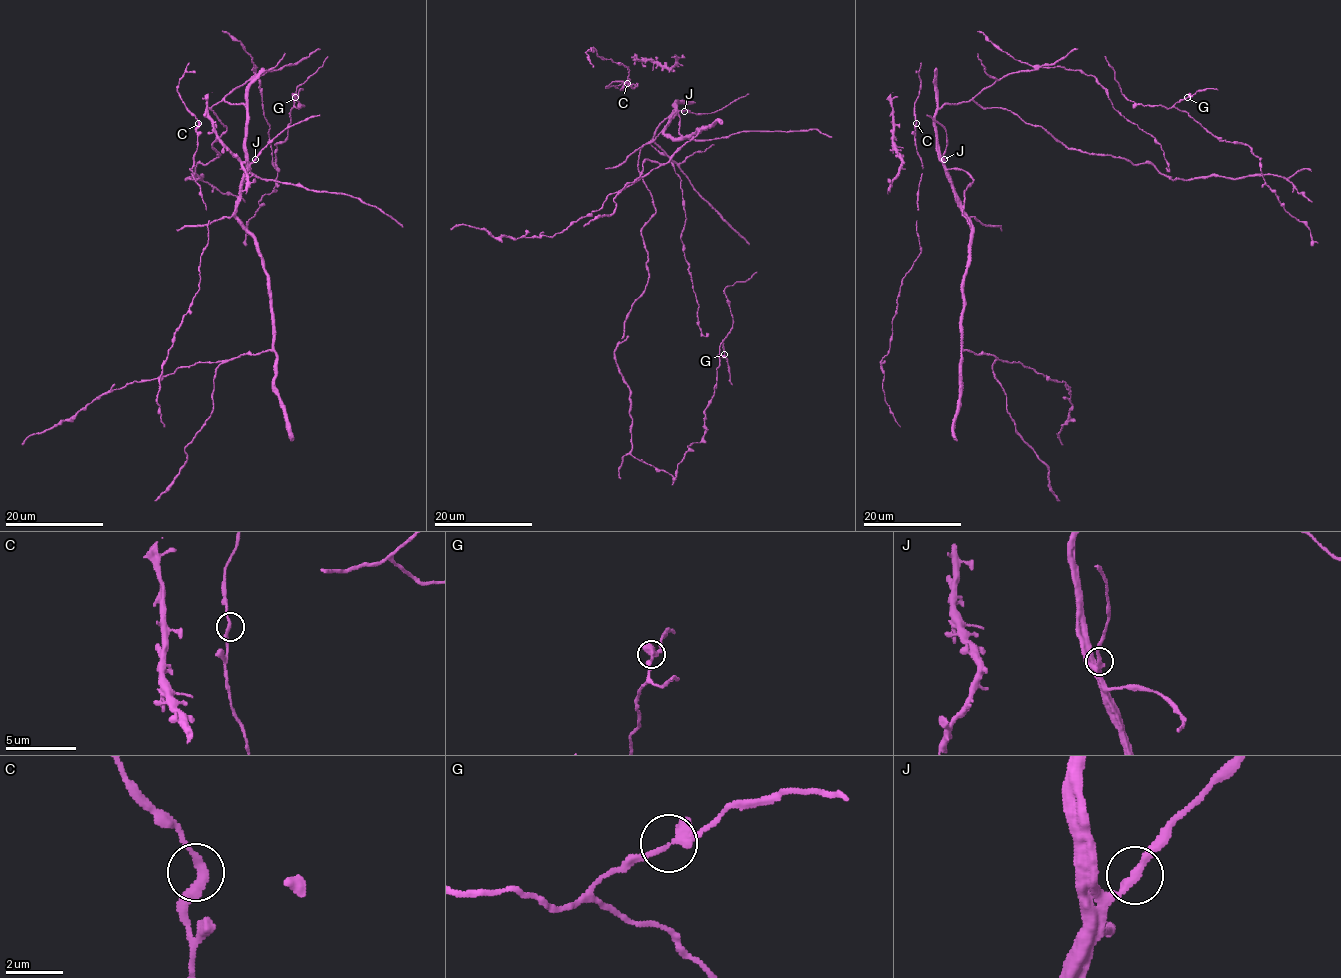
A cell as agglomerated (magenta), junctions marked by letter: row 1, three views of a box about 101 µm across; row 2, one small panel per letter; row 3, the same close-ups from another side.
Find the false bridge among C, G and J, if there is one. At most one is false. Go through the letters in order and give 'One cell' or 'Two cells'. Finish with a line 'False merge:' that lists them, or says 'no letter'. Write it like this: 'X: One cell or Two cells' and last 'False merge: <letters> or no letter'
C: One cell
G: One cell
J: One cell
False merge: no letter

